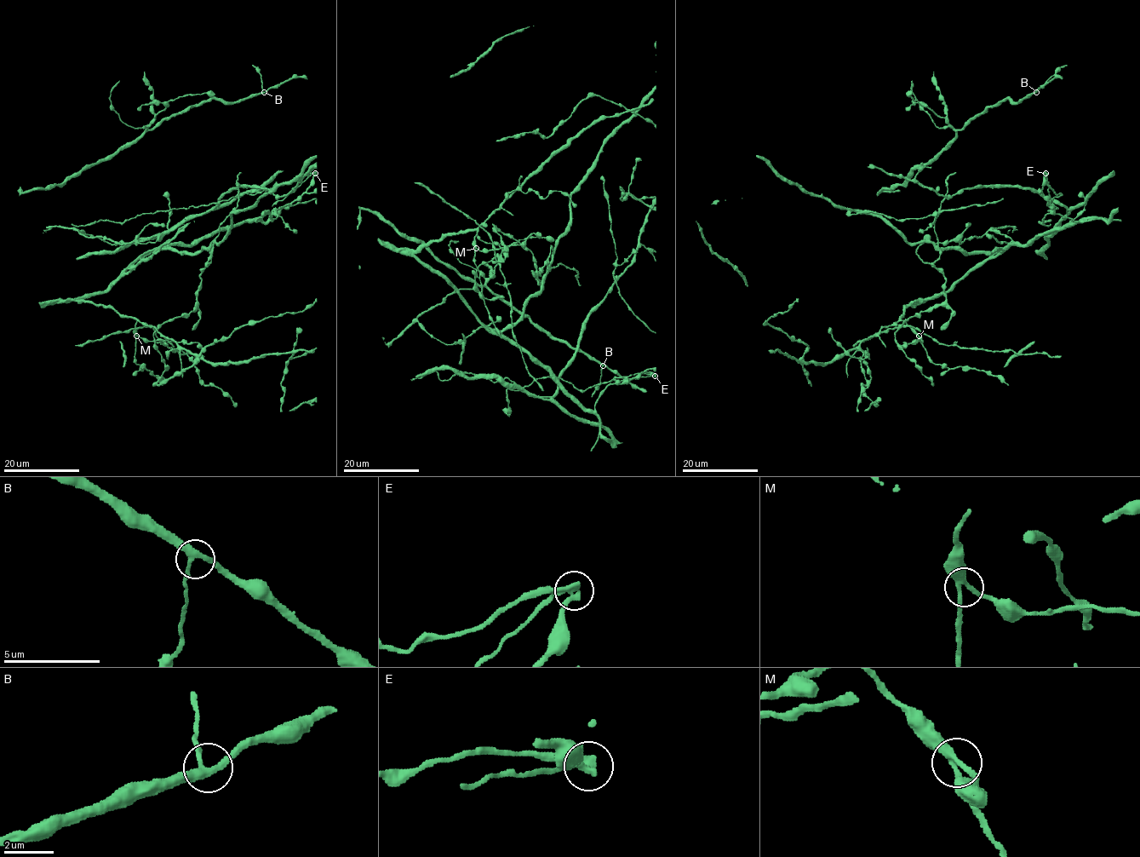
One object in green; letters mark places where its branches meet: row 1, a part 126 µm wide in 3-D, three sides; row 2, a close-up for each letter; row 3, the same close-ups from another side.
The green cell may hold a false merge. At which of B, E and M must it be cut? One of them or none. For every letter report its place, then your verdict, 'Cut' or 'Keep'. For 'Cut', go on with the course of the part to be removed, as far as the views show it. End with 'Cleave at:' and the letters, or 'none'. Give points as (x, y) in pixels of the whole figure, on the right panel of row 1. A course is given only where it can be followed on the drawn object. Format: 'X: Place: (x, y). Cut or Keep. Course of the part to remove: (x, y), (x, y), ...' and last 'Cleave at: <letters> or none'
B: Place: (1036, 92). Keep
E: Place: (1045, 173). Cut. Course of the part to remove: (1045, 173), (1044, 180), (1061, 193), (1047, 203), (1056, 209), (1041, 222), (1050, 224)
M: Place: (919, 336). Keep
Cleave at: E

